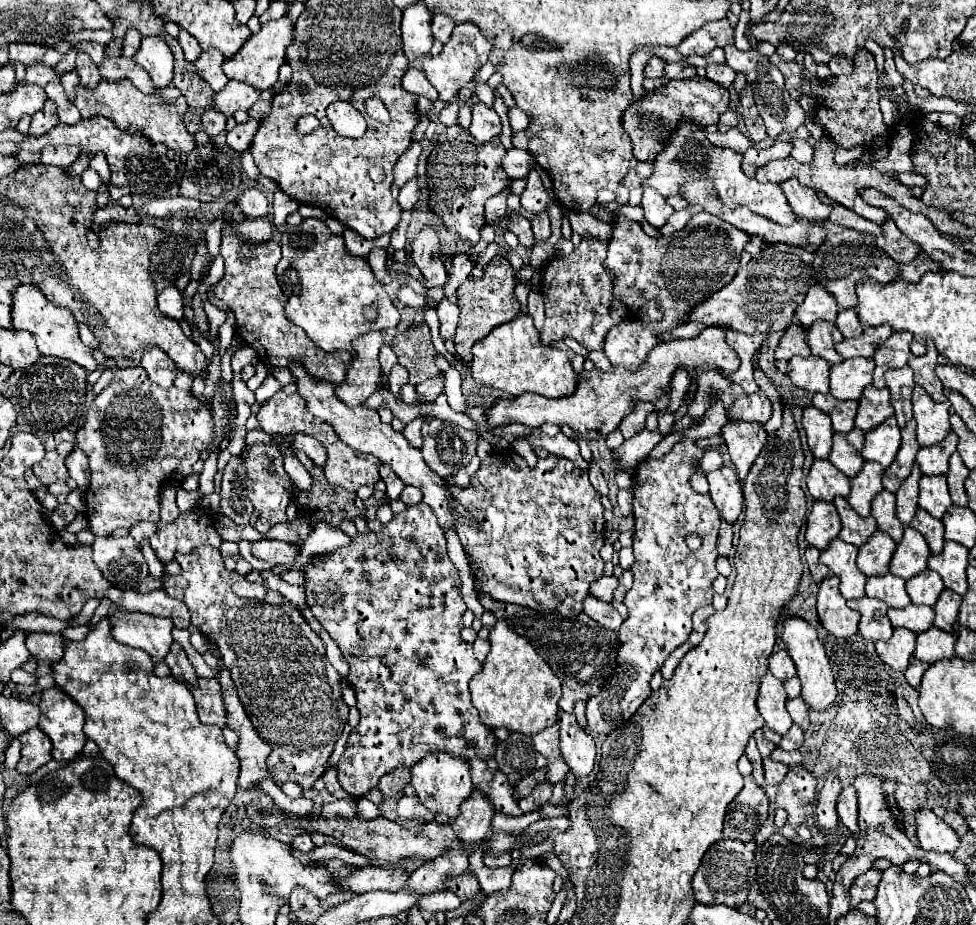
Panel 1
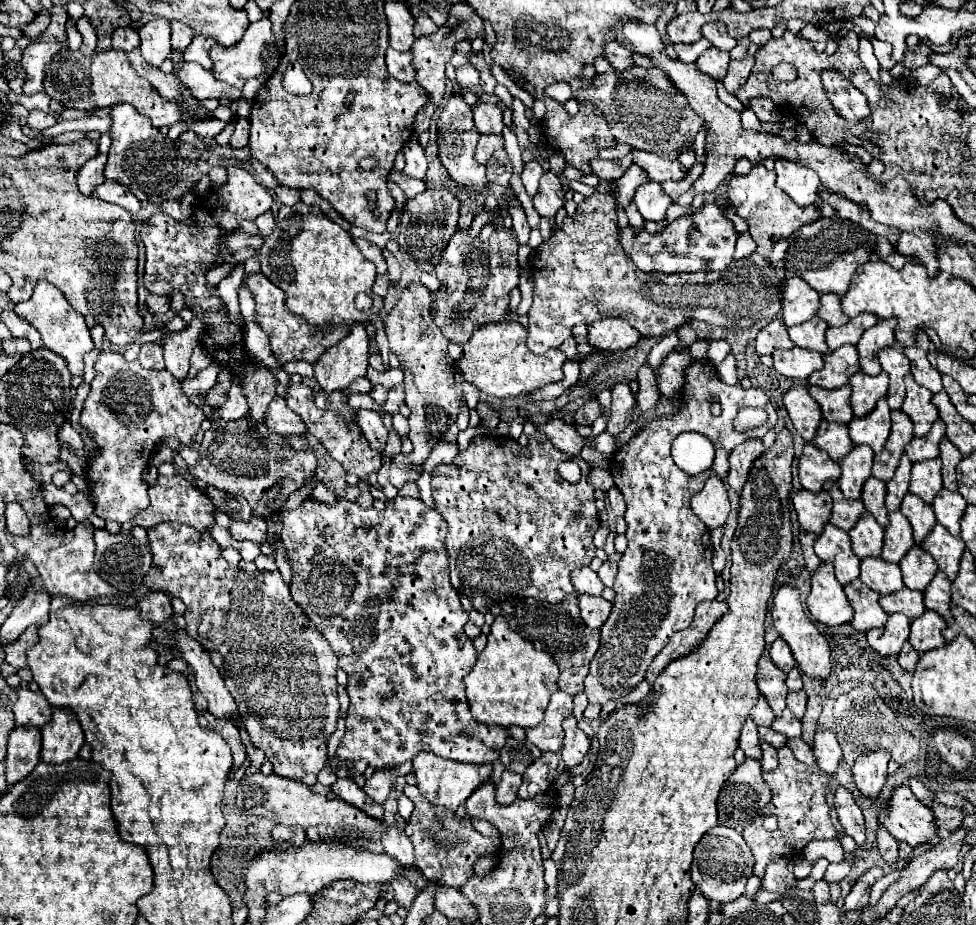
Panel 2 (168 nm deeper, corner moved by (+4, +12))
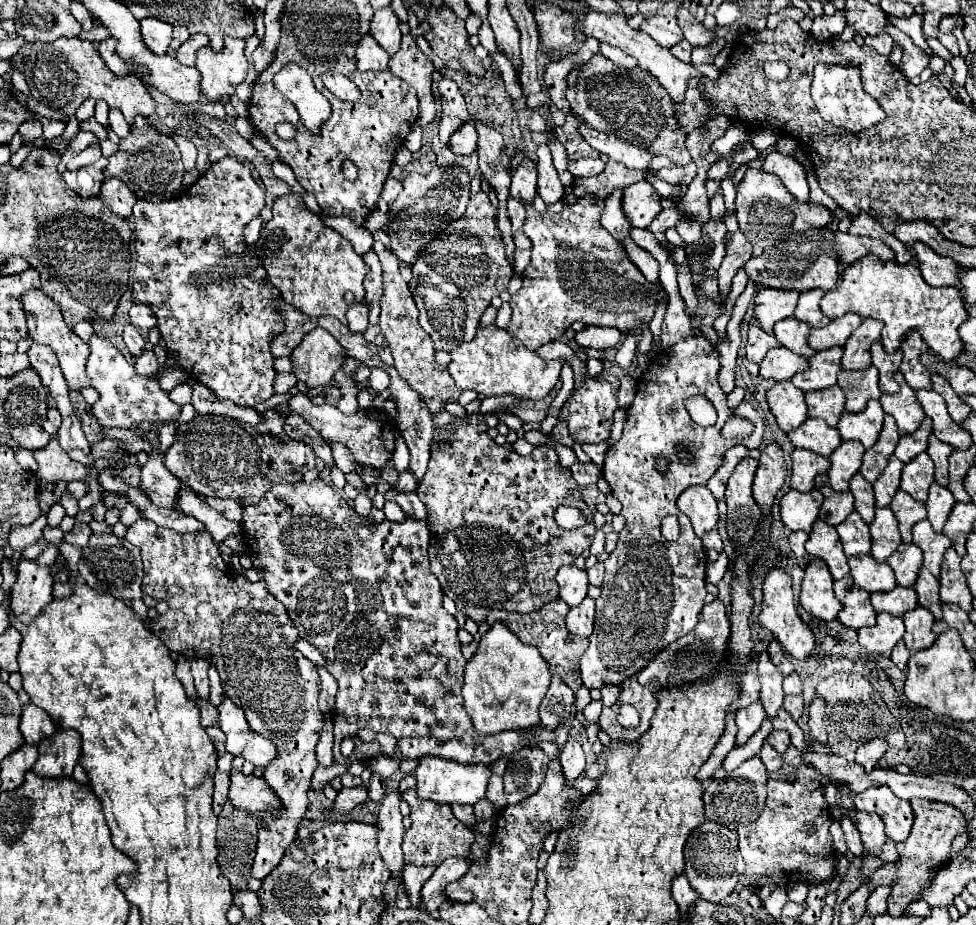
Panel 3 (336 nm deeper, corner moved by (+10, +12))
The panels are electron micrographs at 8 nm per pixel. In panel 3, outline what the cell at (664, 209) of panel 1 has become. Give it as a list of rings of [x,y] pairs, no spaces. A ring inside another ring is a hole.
[[[642,180],[622,190],[622,210],[634,228],[646,228],[662,210],[656,188]]]

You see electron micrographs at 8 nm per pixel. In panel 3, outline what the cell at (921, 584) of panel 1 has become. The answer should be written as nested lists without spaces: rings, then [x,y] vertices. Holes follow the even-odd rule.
[[[900,544],[898,550],[886,560],[896,574],[900,586],[914,586],[922,566],[922,550],[916,544]]]

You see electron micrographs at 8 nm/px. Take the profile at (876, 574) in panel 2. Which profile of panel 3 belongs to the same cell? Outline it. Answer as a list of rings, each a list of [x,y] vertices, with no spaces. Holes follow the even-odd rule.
[[[870,554],[848,558],[850,576],[866,592],[882,592],[896,588],[896,578],[886,562],[876,562]]]

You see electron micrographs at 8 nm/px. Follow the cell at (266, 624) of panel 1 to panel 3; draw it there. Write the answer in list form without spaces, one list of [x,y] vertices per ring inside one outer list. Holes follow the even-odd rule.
[[[142,518],[142,520],[136,520],[126,530],[124,538],[140,548],[140,556],[144,564],[142,592],[156,600],[164,600],[168,604],[168,612],[150,620],[148,628],[172,652],[184,658],[206,658],[212,666],[216,666],[222,678],[224,694],[244,710],[250,728],[266,736],[278,746],[278,758],[272,760],[272,764],[266,768],[264,780],[270,786],[270,790],[278,796],[278,800],[282,800],[284,812],[264,812],[261,820],[263,826],[258,826],[258,848],[256,848],[256,858],[254,858],[250,876],[262,880],[280,864],[284,850],[294,842],[296,830],[298,830],[296,824],[300,823],[308,806],[306,792],[310,788],[312,774],[318,766],[316,744],[318,744],[318,732],[322,728],[322,712],[318,710],[320,678],[318,678],[316,666],[294,648],[300,636],[286,608],[266,590],[266,584],[262,580],[252,584],[242,574],[234,572],[232,568],[226,568],[208,532],[202,530],[202,532],[178,534],[170,528],[160,528],[154,522]],[[232,610],[240,610],[240,616],[230,616]]]

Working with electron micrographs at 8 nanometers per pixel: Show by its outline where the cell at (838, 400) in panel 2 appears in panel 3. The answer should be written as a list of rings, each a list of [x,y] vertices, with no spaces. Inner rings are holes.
[[[830,386],[816,392],[806,392],[806,406],[810,418],[822,418],[828,426],[836,426],[844,412],[844,392],[840,386]]]

